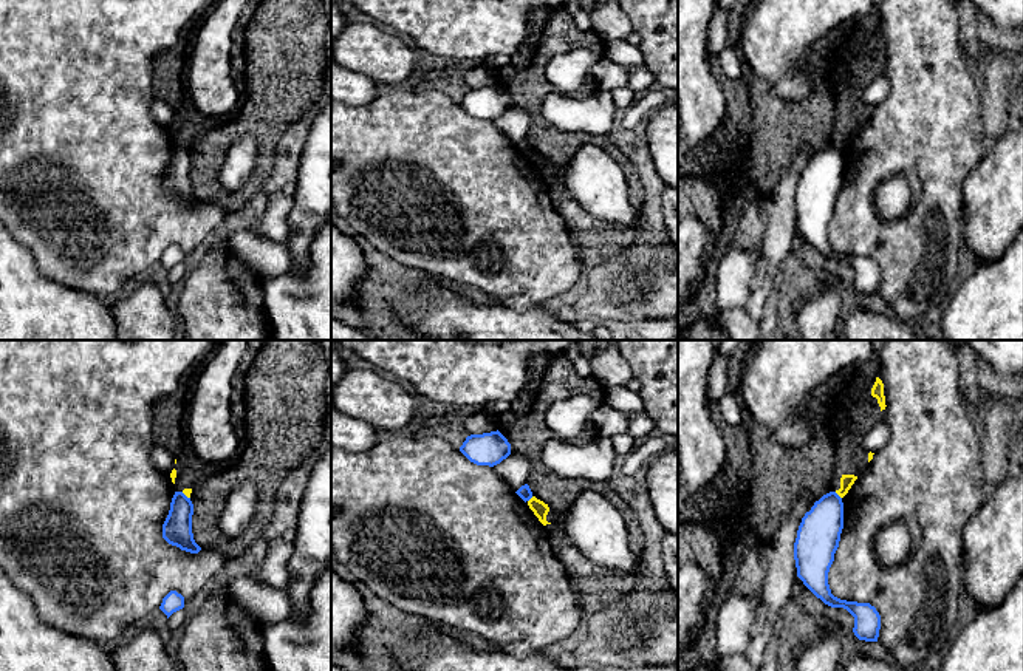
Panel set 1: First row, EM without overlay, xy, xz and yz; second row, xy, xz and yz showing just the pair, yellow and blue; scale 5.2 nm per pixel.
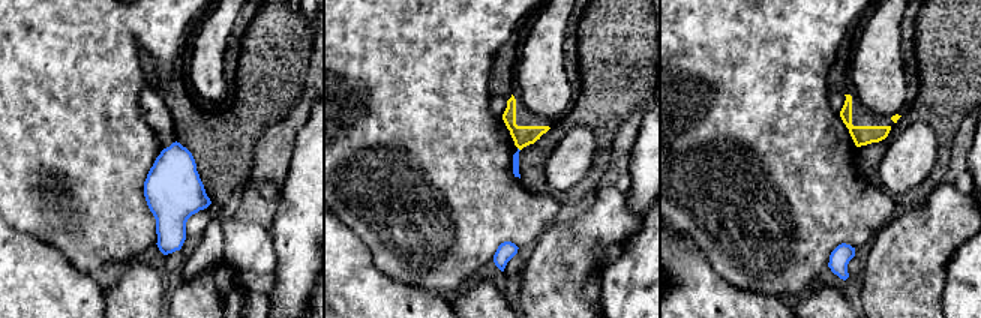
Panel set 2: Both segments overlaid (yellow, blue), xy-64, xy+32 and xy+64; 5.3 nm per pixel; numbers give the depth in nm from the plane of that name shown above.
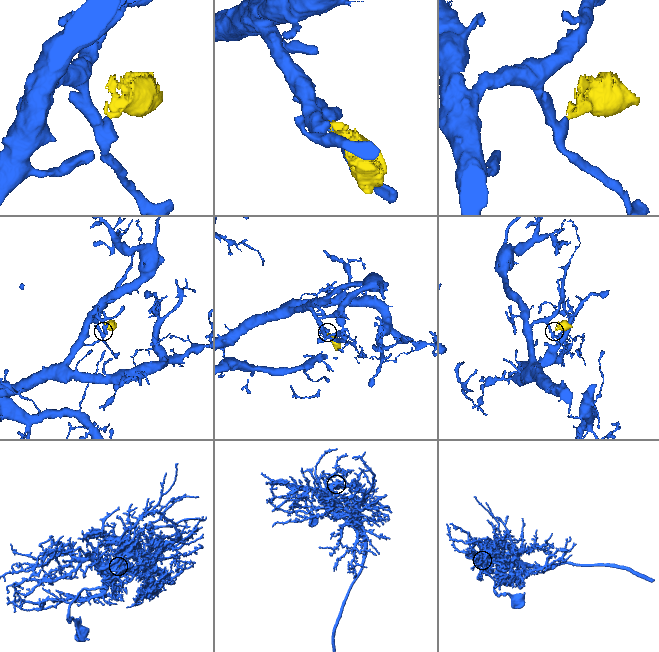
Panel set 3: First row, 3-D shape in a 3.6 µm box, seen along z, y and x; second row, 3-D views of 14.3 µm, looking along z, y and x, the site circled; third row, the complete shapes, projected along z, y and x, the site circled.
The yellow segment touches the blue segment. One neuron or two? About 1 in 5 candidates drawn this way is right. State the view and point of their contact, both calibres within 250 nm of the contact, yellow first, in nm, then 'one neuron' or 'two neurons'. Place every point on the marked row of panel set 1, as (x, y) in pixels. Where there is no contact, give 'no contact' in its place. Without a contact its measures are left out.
contact yz (838, 493); calibres 70 and 220 nm; two neurons

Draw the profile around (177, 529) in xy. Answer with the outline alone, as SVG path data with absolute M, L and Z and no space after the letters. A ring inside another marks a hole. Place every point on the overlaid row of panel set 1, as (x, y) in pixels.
M175 492L169 515L163 524L163 538L181 550L198 553L201 547L192 533L193 504L183 492Z

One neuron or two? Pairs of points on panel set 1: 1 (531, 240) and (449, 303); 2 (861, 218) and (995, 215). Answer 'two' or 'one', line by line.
1: two
2: two

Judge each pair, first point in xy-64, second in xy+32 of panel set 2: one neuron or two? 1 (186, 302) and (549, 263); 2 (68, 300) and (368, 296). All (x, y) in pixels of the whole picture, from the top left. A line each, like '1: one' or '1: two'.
1: one
2: one

